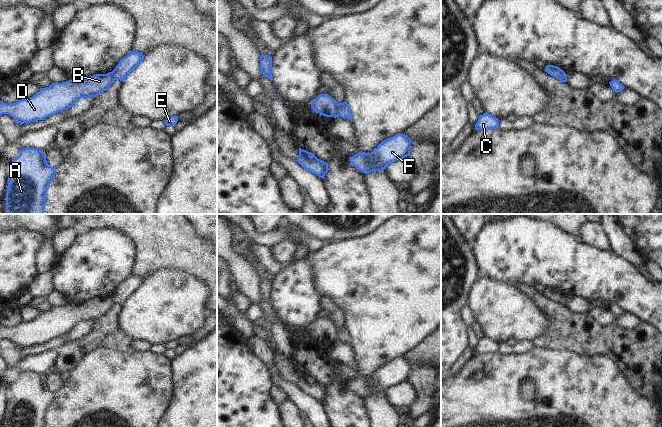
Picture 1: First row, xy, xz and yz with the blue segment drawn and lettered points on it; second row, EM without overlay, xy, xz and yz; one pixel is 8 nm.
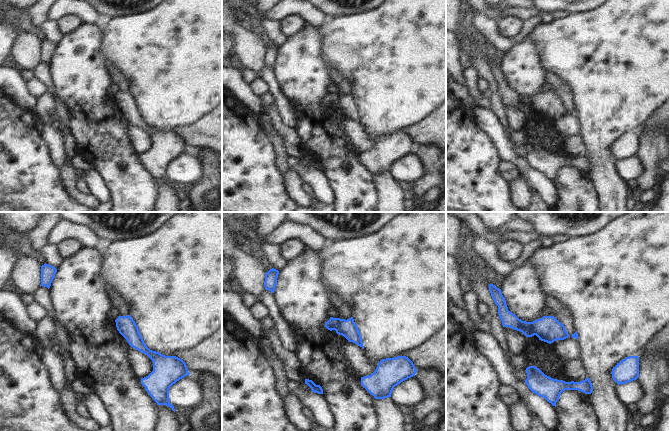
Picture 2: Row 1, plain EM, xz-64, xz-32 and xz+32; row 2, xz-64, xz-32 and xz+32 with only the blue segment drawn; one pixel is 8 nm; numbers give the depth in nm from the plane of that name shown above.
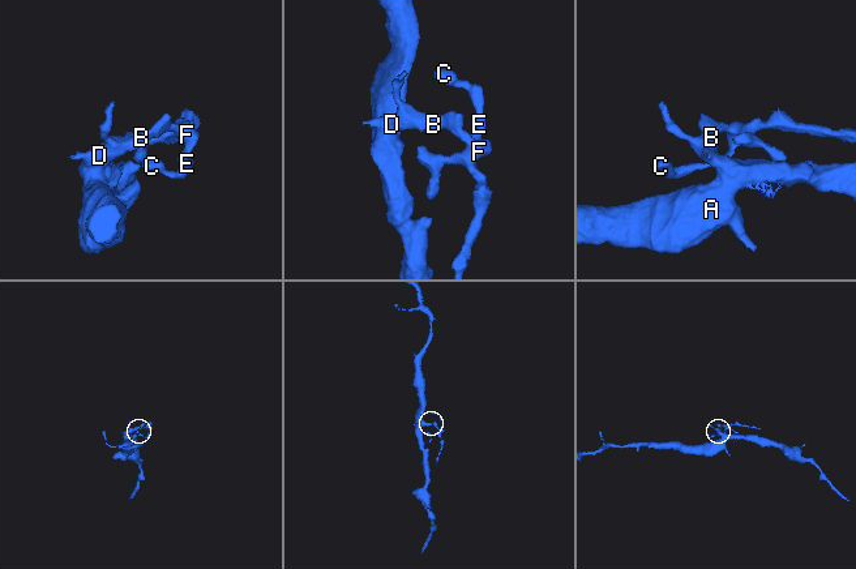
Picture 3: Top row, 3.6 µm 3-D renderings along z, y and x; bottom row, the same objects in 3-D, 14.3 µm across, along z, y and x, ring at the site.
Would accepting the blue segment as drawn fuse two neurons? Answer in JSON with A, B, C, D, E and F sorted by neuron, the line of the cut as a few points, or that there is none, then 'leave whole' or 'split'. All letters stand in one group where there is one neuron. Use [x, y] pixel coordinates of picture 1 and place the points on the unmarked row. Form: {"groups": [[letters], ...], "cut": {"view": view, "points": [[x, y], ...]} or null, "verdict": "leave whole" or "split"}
{"groups": [["A", "B", "D"], ["C", "E", "F"]], "cut": {"view": "xz", "points": [[337, 328], [339, 339]]}, "verdict": "split"}

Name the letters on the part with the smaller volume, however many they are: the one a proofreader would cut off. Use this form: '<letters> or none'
C, E, F

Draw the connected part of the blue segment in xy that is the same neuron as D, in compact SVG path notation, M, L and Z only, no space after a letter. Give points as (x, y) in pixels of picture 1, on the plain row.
M112 296L107 298L96 298L84 304L69 304L62 307L52 307L47 312L41 312L38 317L29 323L21 323L15 328L7 328L0 325L0 340L8 338L21 349L38 344L43 344L63 334L68 334L81 322L96 321L106 315L115 305Z

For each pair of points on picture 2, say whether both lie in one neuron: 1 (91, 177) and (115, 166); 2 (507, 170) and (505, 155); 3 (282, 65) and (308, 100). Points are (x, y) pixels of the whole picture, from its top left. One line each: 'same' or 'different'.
1: different
2: different
3: same

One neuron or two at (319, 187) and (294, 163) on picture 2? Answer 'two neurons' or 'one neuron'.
one neuron

